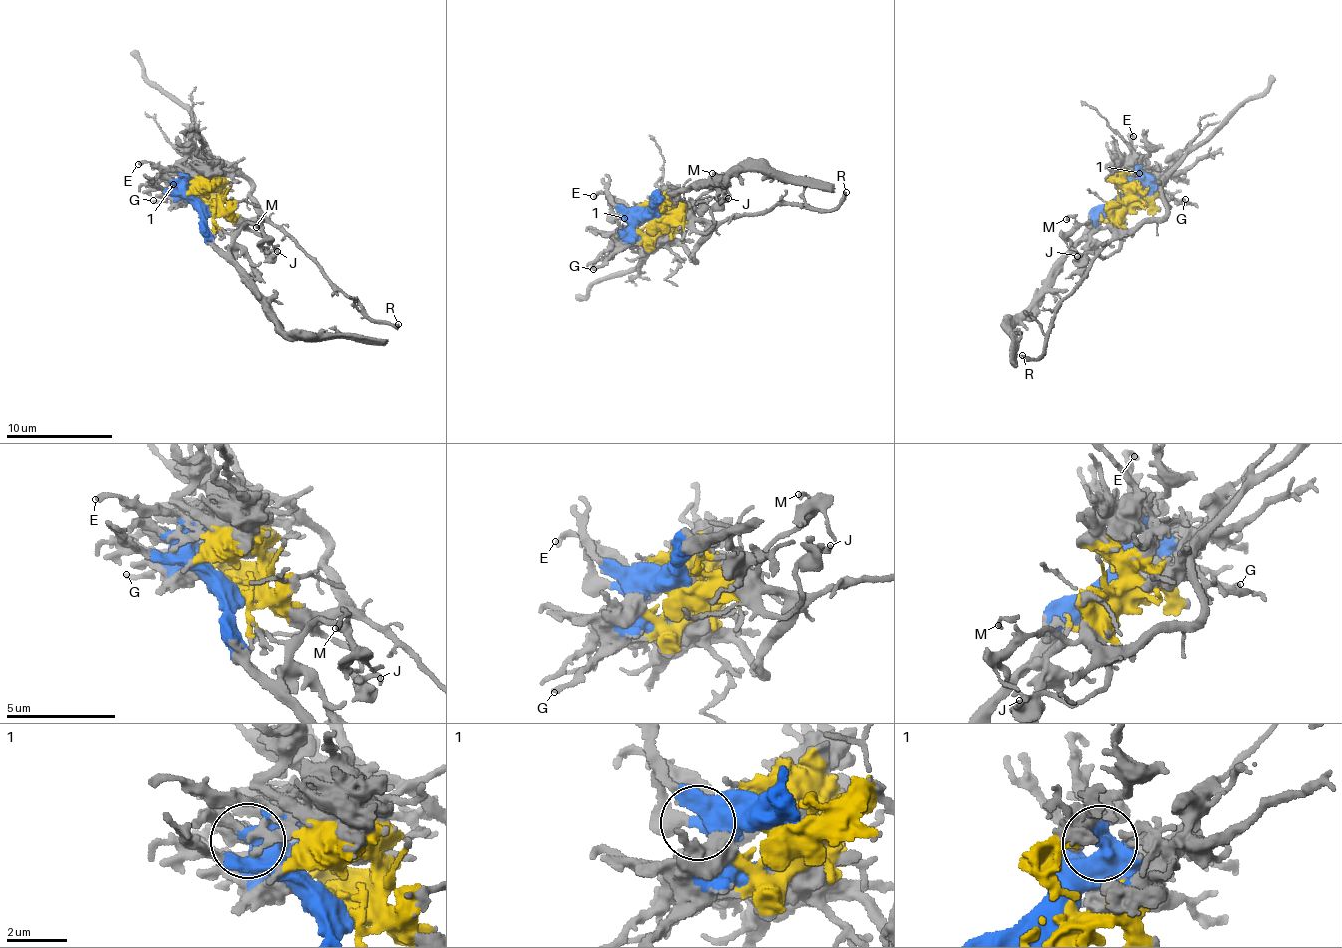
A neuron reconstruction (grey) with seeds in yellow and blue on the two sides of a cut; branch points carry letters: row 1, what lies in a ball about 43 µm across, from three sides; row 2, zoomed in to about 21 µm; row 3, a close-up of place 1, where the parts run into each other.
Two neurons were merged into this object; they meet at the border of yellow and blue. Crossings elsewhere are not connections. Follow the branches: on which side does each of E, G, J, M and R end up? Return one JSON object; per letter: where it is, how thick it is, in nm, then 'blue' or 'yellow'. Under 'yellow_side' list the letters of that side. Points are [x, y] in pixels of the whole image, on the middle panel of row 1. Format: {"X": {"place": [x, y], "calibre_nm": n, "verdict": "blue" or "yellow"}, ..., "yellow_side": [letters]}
{"E": {"place": [593, 196], "calibre_nm": 220, "verdict": "blue"}, "G": {"place": [593, 269], "calibre_nm": 190, "verdict": "blue"}, "J": {"place": [728, 198], "calibre_nm": 140, "verdict": "yellow"}, "M": {"place": [712, 173], "calibre_nm": 130, "verdict": "yellow"}, "R": {"place": [846, 192], "calibre_nm": 280, "verdict": "yellow"}, "yellow_side": ["J", "M", "R"]}

